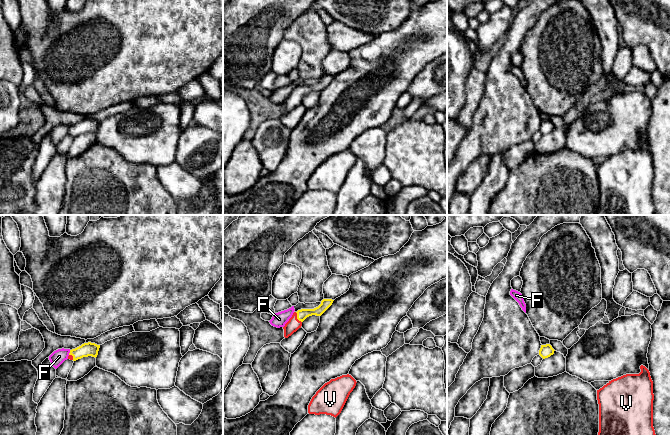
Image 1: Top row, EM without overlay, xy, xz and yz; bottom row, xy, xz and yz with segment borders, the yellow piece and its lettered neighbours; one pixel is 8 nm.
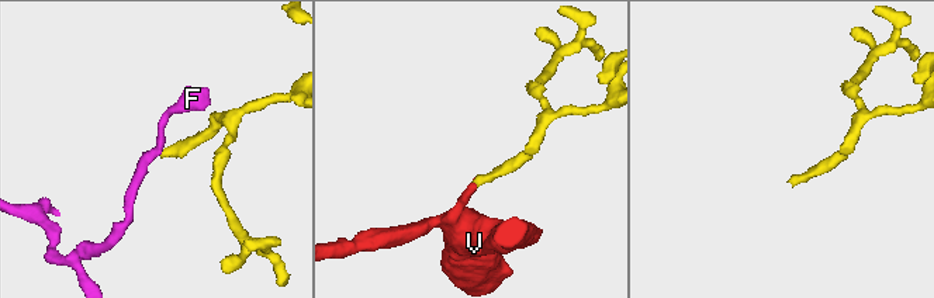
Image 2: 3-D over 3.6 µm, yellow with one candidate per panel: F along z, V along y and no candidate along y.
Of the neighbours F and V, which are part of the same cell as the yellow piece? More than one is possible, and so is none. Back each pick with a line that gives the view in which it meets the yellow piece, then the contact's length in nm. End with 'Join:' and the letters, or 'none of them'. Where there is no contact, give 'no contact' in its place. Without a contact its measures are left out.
V: xz | 100 nm
Join: V

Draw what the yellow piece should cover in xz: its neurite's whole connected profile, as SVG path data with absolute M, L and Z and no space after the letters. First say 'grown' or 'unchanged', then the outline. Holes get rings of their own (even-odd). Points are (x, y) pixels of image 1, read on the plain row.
grown; M323 75L321 80L314 85L301 85L294 88L292 93L283 103L284 113L288 114L302 102L302 98L309 92L321 92L333 79L332 75Z

